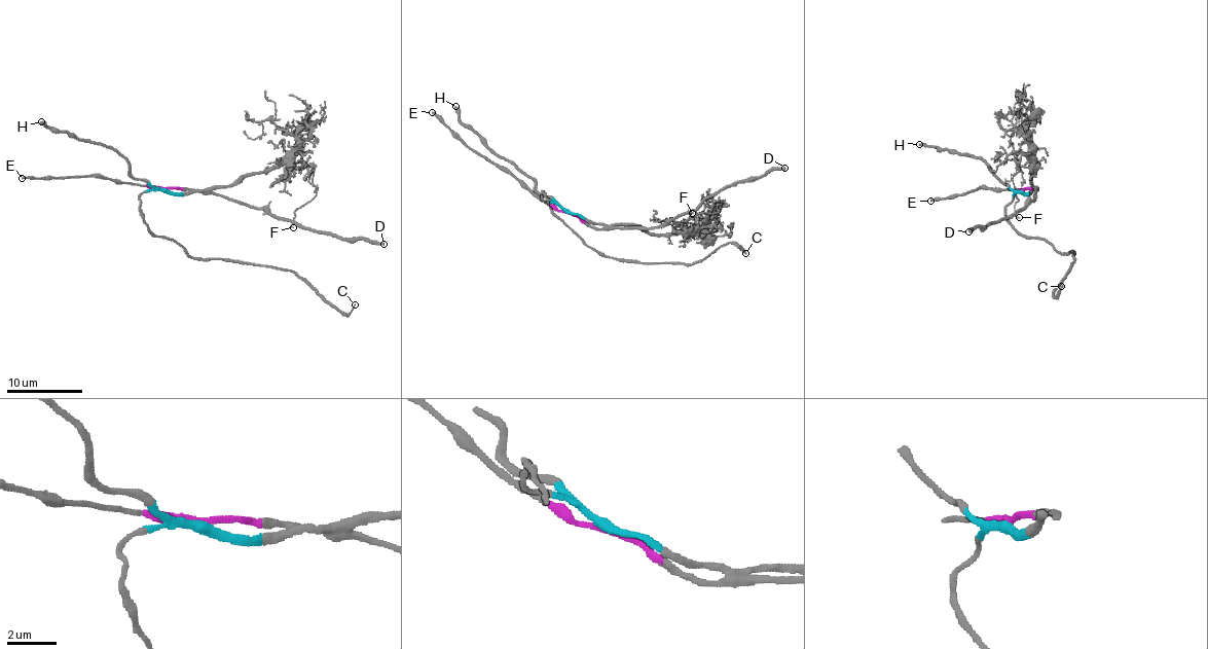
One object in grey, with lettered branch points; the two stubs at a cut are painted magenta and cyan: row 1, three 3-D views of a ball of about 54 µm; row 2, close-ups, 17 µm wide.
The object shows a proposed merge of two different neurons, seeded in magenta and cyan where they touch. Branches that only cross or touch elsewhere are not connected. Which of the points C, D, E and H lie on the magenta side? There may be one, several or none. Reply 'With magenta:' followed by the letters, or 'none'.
With magenta: D, E

